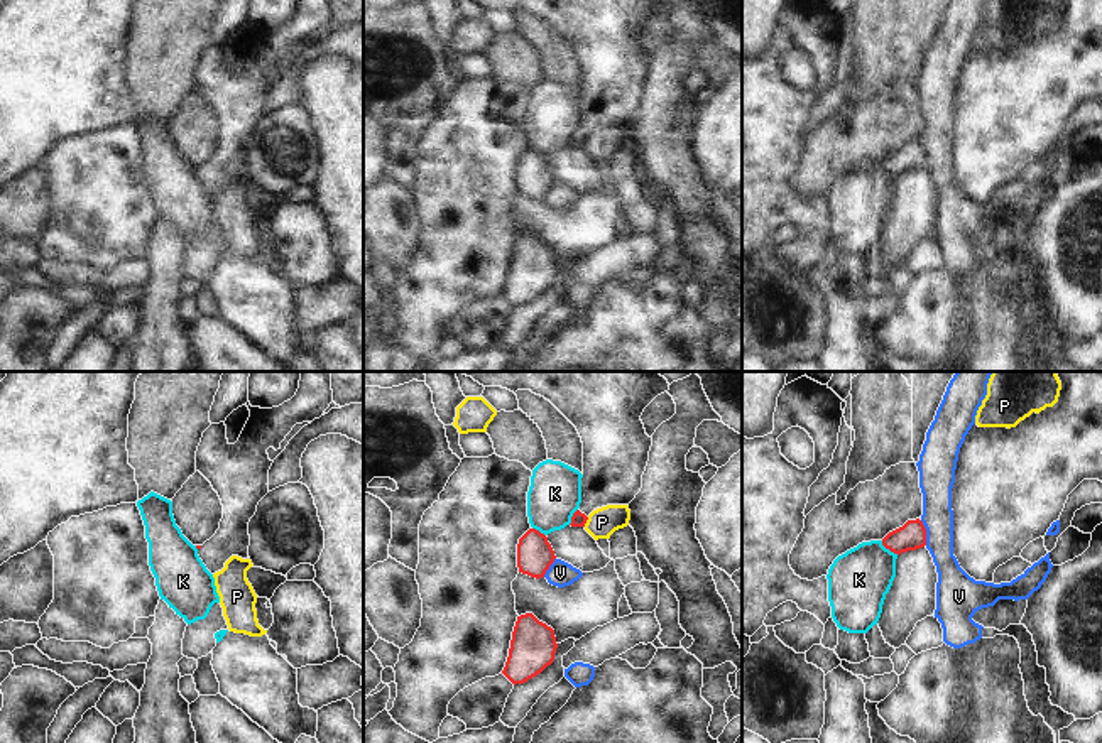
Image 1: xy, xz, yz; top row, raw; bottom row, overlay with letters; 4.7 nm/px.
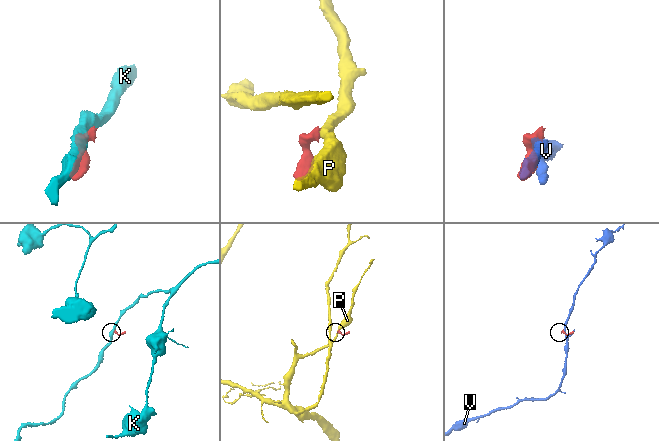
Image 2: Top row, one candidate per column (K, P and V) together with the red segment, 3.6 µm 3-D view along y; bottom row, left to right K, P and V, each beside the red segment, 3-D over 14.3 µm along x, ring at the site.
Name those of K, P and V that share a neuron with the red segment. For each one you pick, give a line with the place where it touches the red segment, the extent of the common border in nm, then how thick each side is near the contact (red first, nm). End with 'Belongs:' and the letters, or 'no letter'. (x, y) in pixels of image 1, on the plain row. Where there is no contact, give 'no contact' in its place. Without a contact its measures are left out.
Belongs: no letter

